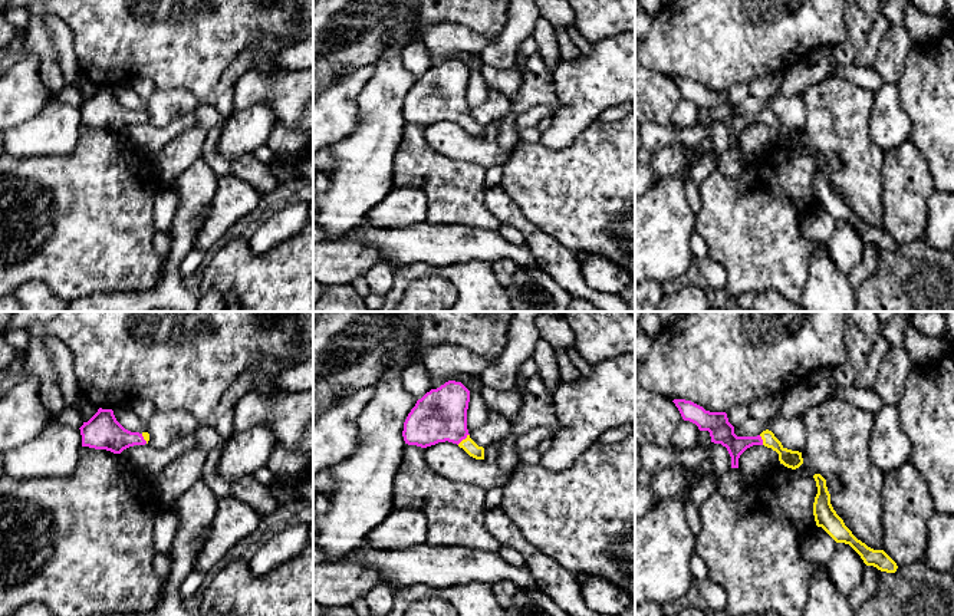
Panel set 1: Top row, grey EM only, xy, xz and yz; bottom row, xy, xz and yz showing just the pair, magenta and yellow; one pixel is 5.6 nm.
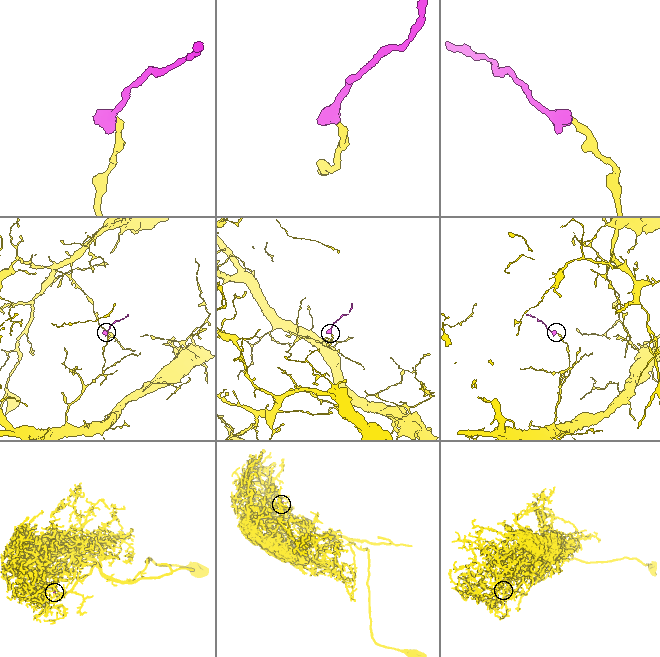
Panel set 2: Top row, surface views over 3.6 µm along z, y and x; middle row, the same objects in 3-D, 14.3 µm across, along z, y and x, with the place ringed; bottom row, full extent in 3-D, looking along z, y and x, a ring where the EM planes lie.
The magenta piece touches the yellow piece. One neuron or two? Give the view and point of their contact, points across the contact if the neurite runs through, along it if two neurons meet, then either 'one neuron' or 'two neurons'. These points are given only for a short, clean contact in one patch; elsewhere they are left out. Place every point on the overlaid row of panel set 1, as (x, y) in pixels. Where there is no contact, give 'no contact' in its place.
meets magenta in xz at (463, 438); runs through xz (440, 415), (463, 438), (469, 445); one neuron

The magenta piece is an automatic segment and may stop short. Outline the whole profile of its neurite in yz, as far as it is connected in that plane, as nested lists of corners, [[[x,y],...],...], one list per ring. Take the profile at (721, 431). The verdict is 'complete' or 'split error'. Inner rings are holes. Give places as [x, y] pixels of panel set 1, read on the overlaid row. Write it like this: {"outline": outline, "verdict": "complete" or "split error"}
{"outline": [[[674,399],[672,402],[678,408],[684,421],[695,424],[700,431],[708,431],[711,442],[721,444],[727,448],[731,457],[731,468],[738,468],[740,455],[753,445],[772,448],[779,454],[780,464],[787,468],[796,470],[803,464],[802,452],[784,448],[769,429],[757,437],[737,437],[726,412],[710,412],[685,399]]], "verdict": "split error"}

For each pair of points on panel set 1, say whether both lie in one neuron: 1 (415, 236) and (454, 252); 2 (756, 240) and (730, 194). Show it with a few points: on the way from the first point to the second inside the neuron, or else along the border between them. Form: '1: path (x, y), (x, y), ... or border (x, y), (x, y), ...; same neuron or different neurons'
1: path (425, 243), (444, 246); same neuron
2: path (752, 229), (730, 206); same neuron

